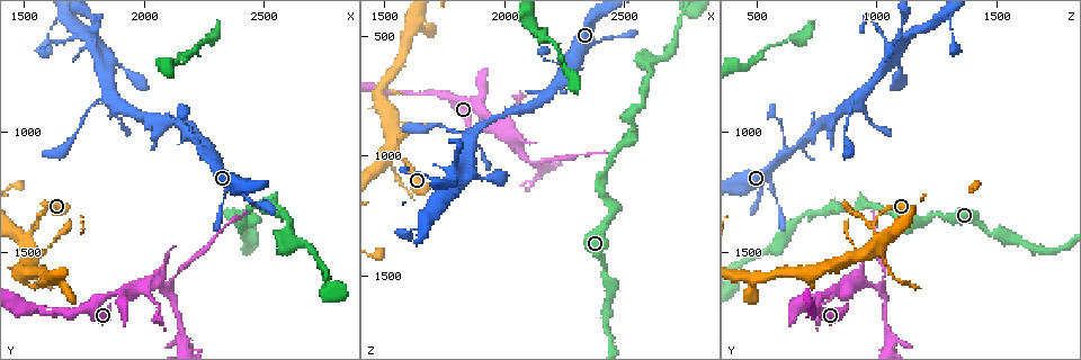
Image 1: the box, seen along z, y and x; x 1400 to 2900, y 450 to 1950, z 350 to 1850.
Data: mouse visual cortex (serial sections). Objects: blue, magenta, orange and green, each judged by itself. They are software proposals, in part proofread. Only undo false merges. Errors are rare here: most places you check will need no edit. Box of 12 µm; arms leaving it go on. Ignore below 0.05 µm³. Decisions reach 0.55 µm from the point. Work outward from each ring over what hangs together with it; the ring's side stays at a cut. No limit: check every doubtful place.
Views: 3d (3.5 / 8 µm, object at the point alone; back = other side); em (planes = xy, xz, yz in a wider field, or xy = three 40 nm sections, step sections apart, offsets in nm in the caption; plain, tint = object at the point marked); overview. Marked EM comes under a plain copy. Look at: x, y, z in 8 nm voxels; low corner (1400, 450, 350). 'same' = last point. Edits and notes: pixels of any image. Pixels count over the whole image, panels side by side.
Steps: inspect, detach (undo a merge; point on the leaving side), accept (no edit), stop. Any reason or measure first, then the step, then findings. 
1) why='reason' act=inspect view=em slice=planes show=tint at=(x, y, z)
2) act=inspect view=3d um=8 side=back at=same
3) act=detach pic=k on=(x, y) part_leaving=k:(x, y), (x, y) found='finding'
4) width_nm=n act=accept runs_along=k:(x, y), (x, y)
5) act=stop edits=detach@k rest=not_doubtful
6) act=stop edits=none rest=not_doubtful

why='a fork' act=inspect view=3d um=8 at=(2280, 1110, 620)

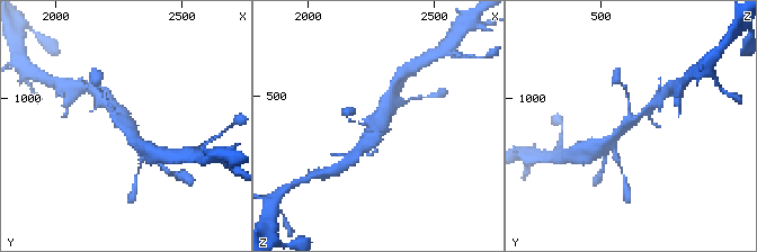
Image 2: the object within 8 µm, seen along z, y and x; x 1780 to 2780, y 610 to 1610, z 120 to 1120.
why='need the tissue' act=inspect view=em slice=planes show=tint at=(2290, 1110, 620)

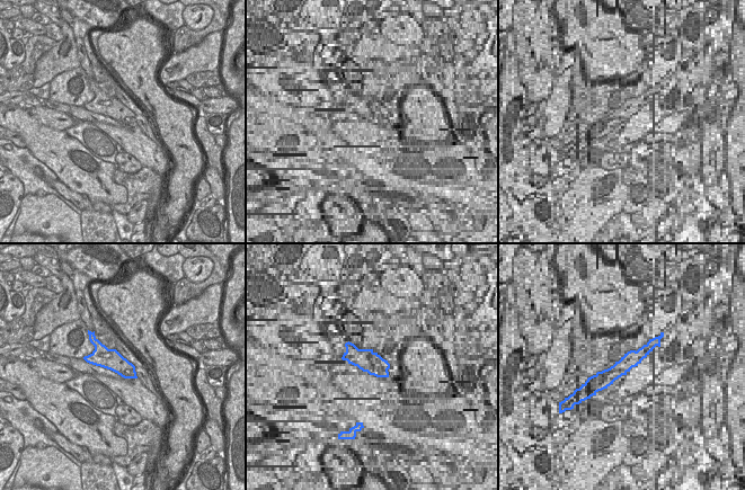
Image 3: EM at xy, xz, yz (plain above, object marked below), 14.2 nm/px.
width_nm=300 act=accept runs_along=2:(606, 143), (651, 108) found='one cell here'

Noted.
why='calibre changes' act=inspect view=3d um=3.5 side=back at=(2090, 1650, 1020)

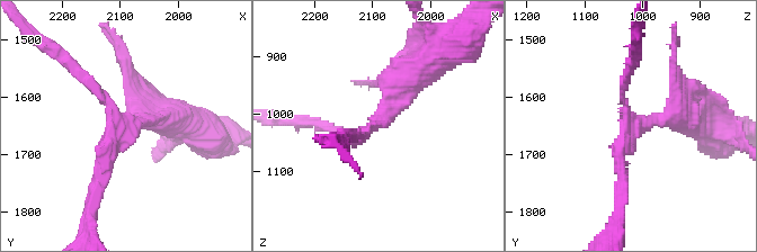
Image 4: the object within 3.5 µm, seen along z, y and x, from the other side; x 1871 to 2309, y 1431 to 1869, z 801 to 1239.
arms=3 arm_widths_nm=100,150,400 act=inspect view=em slice=xy step=5 show=tint at=(2090, 1645, 1015)

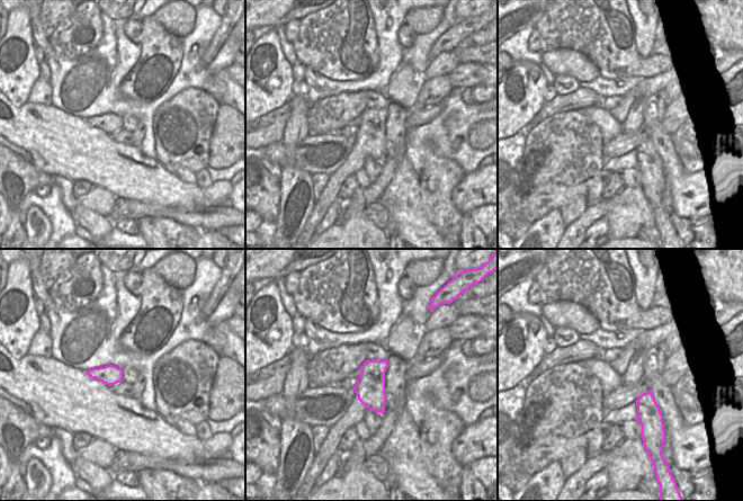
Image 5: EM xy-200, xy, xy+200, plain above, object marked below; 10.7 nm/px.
act=detach pic=4 on=(78, 71) part_leaving=4:(104, 104), (30, 30) found='a second cell is stuck on'

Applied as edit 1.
why='three arms meet' act=inspect view=3d um=3.5 at=(1850, 870, 930)

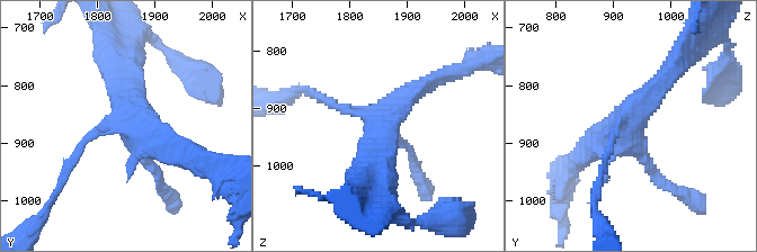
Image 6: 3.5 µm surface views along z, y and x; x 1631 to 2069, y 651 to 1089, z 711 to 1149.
act=inspect view=em slice=xy step=5 show=tint at=(1860, 865, 925)

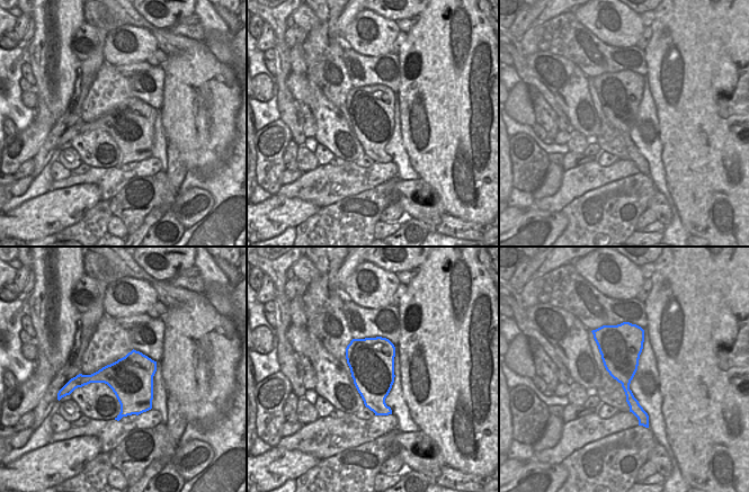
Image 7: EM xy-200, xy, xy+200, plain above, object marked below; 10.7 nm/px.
act=accept runs_along=6:(586, 152), (621, 131), (678, 62) found='continuous, no second cell'

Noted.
why='thin neck' act=inspect view=3d um=3.5 at=(1790, 620, 1100)

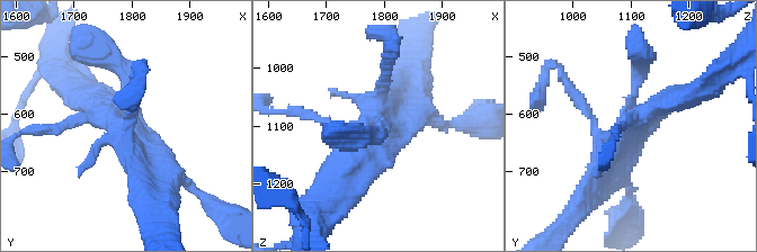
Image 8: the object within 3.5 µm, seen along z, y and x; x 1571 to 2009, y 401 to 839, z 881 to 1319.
why='shape alone is not enough' act=inspect view=em slice=xy step=2 show=tint at=(1780, 630, 1085)

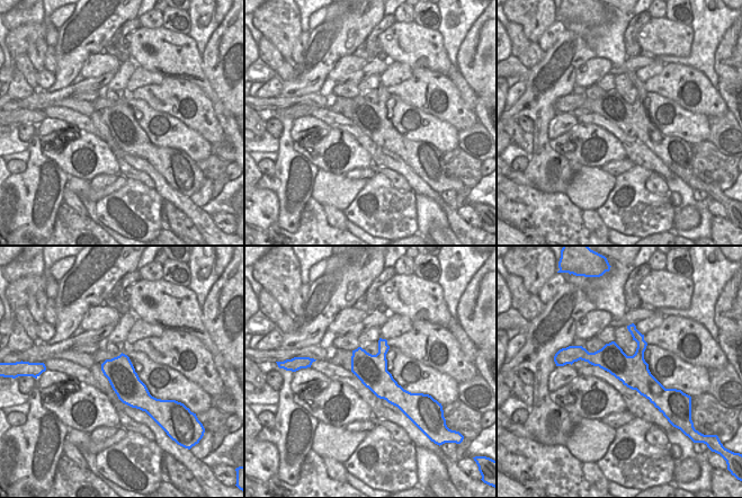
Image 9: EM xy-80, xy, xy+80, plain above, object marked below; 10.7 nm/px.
act=accept runs_along=9:(578, 355), (611, 358), (667, 391) found='continuous, no second cell'

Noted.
act=stop edits=detach@4 rest=not_doubtful

